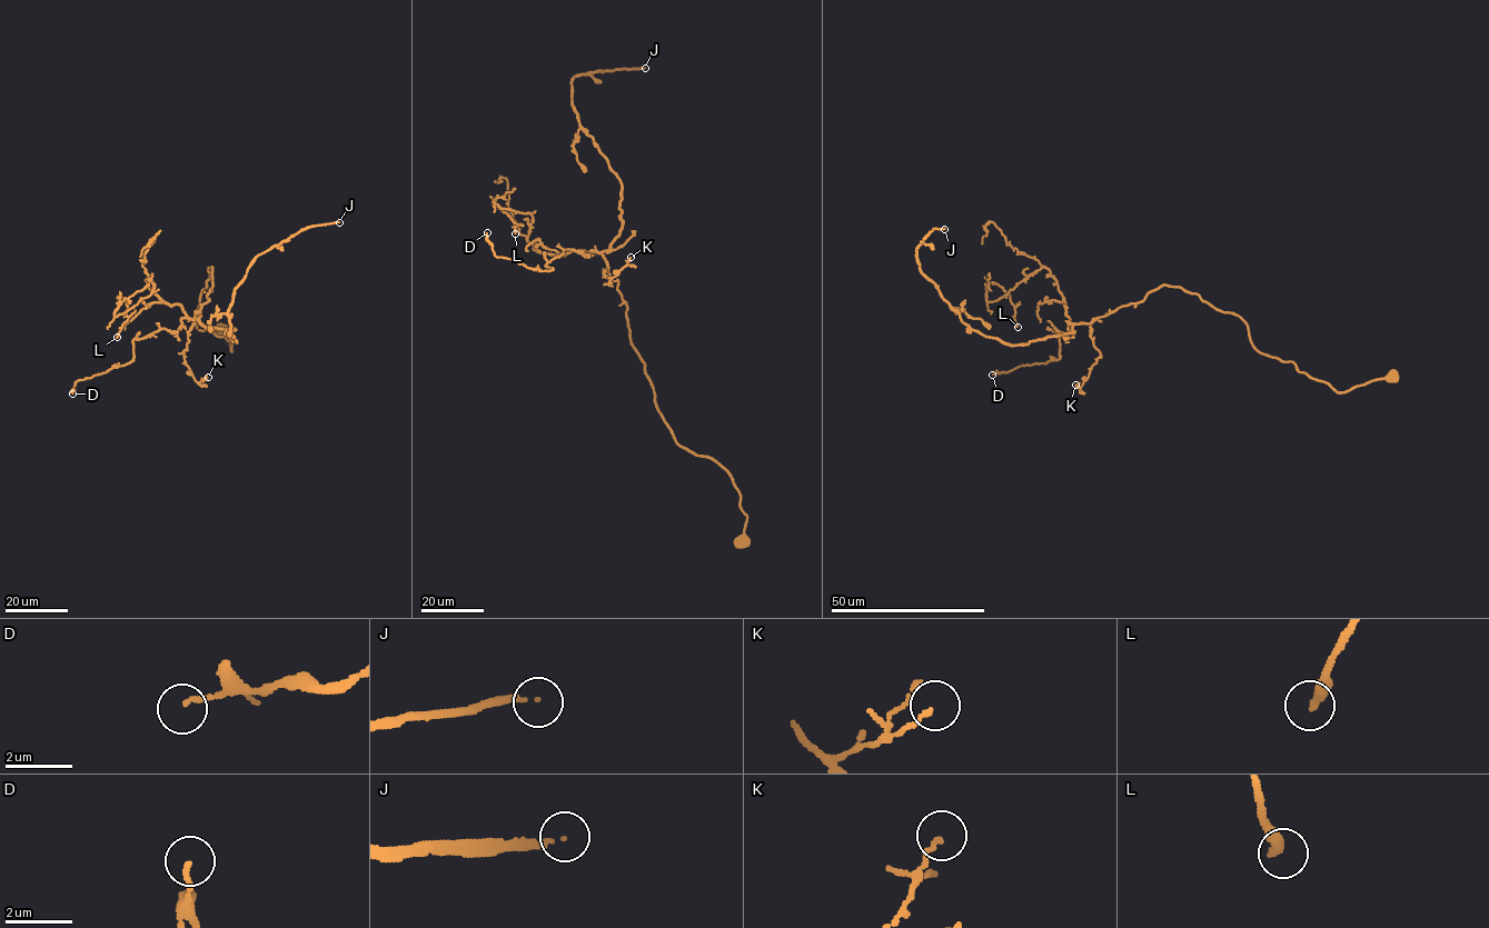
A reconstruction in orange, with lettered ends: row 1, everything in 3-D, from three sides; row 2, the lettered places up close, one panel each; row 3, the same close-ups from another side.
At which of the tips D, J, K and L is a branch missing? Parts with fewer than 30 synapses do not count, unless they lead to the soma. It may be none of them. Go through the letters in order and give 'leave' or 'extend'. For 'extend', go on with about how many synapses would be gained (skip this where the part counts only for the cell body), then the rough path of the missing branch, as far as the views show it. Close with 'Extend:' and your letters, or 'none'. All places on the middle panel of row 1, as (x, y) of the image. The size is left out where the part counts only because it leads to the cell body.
D: leave
J: extend | 140 syn
K: leave
L: leave
Extend: J

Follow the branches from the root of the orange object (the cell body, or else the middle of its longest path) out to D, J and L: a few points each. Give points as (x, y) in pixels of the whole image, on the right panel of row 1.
D: (1395, 375), (1337, 391), (1261, 352), (1238, 315), (1165, 285), (1053, 328), (1059, 359), (992, 375)
J: (1395, 375), (1337, 391), (1165, 285), (1002, 343), (921, 271), (921, 242), (944, 229)
L: (1395, 375), (1337, 391), (1165, 285), (1070, 323), (1045, 268), (996, 300), (988, 286), (1018, 327)

